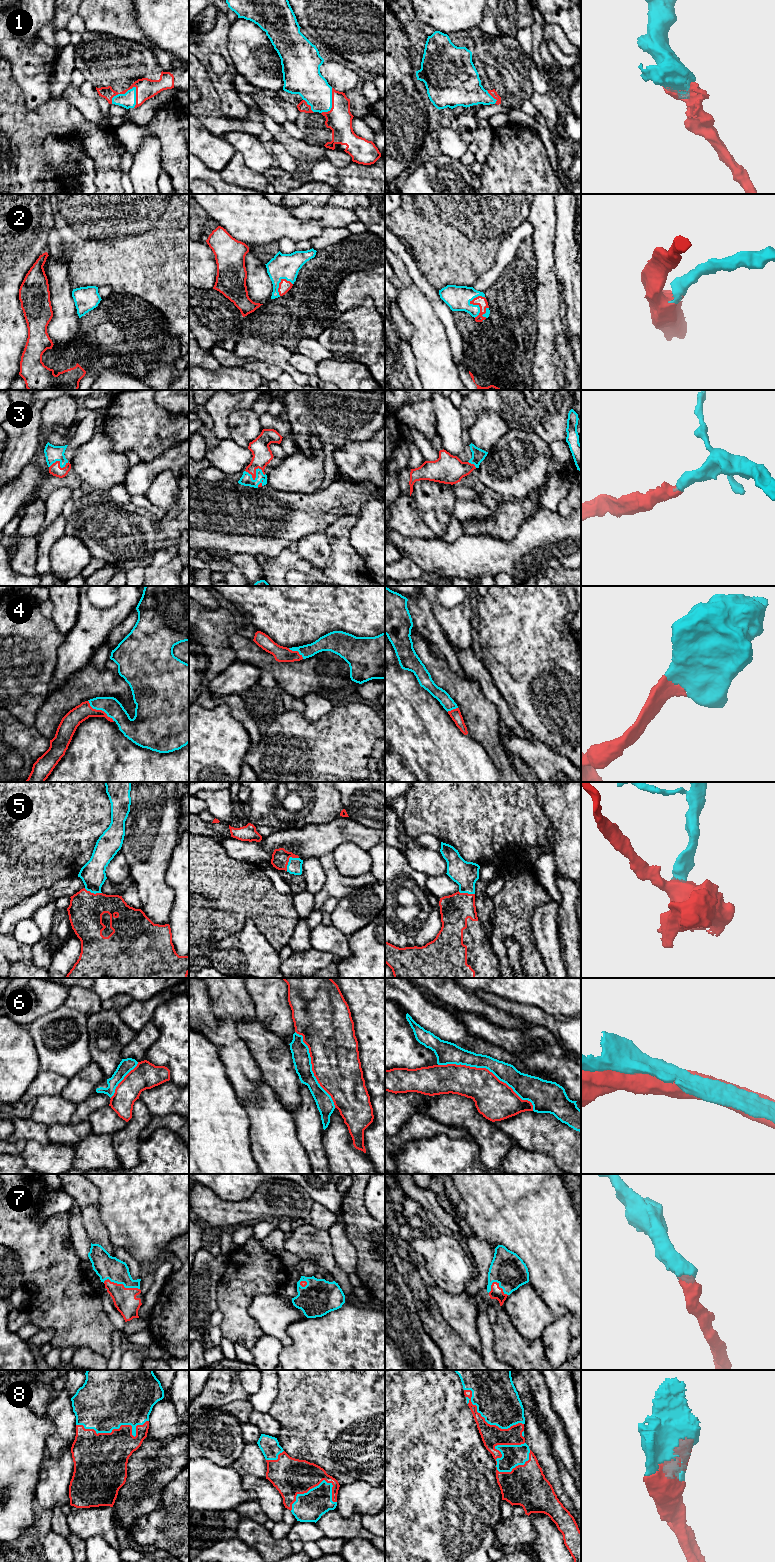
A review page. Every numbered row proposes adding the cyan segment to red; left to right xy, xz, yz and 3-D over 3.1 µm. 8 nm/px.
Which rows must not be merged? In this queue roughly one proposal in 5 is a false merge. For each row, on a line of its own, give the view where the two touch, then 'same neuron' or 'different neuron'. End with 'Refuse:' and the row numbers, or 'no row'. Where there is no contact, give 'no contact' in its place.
1: xy | same neuron
2: yz | same neuron
3: xz | same neuron
4: xy | same neuron
5: xz | same neuron
6: yz | different neuron
7: xy | same neuron
8: yz | same neuron
Refuse: 6

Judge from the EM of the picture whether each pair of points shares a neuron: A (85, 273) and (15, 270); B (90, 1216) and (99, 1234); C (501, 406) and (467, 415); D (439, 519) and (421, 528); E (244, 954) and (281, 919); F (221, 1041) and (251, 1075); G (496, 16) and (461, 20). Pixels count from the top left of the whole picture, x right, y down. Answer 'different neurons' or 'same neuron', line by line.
A: different neurons
B: same neuron
C: same neuron
D: different neurons
E: different neurons
F: same neuron
G: different neurons

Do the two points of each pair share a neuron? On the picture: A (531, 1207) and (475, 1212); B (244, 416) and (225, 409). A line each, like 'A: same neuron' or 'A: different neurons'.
A: same neuron
B: different neurons

